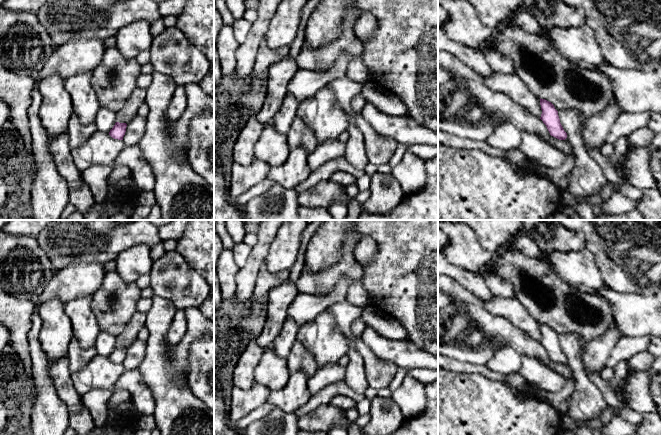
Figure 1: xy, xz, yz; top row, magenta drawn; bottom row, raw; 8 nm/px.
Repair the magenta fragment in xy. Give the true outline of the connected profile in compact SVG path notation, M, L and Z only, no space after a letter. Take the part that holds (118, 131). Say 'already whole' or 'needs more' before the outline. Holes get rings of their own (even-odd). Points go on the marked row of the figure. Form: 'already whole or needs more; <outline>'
already whole; M116 122L113 128L110 130L109 135L114 139L123 140L126 132L126 127L126 123Z

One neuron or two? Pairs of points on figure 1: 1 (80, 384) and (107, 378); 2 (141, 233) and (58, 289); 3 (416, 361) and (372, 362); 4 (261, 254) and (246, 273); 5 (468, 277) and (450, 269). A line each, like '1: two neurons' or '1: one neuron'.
1: one neuron
2: two neurons
3: two neurons
4: one neuron
5: one neuron

